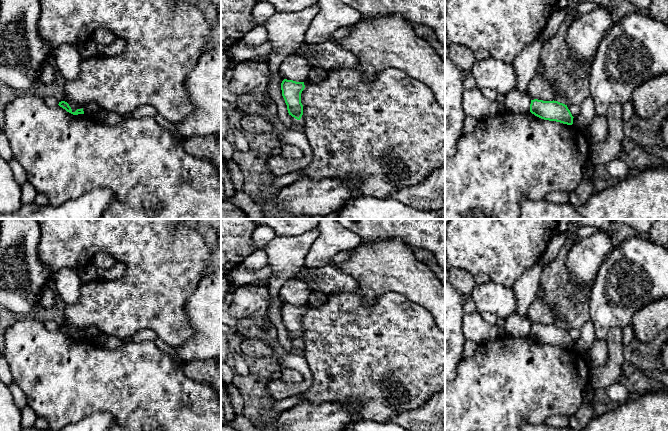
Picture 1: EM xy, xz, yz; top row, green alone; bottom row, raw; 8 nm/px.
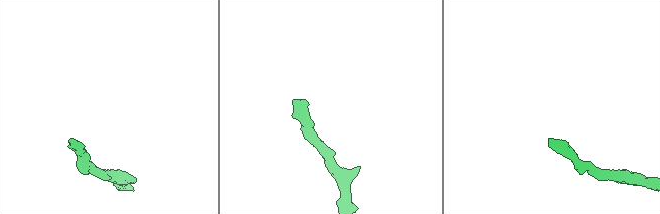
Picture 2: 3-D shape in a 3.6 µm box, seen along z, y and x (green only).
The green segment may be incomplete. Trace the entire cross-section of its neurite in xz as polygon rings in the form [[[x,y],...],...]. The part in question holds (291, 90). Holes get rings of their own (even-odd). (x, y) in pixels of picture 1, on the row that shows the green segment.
[[[284,79],[281,83],[282,96],[287,105],[288,113],[297,120],[300,120],[303,115],[301,93],[304,88],[304,82]]]

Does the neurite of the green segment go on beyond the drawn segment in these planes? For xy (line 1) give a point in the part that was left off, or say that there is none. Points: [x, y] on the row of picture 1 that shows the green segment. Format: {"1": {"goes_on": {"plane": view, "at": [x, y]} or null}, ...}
{"1": {"goes_on": null}}

